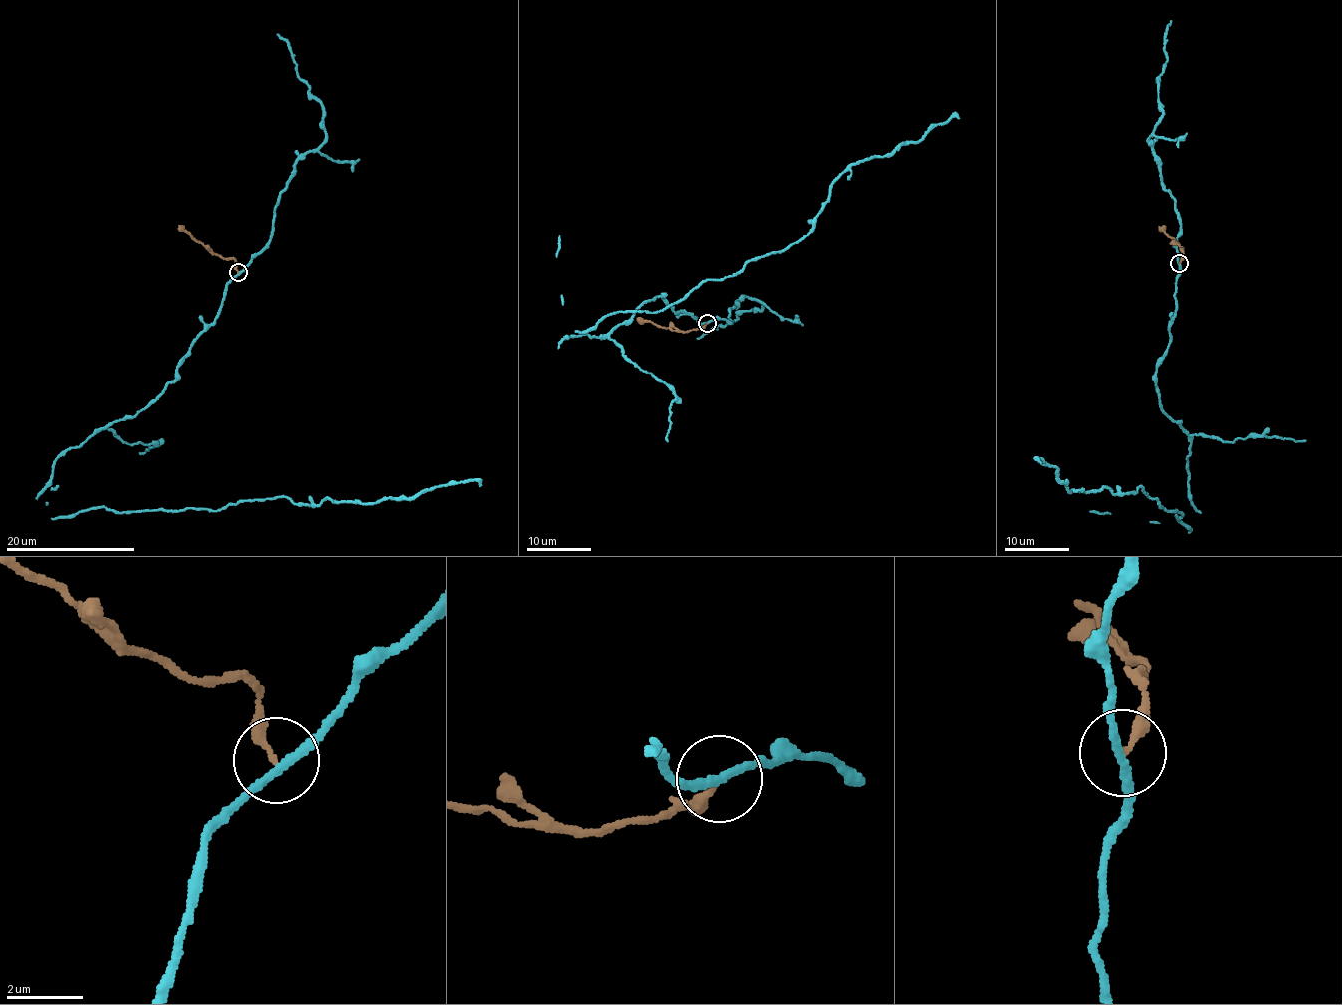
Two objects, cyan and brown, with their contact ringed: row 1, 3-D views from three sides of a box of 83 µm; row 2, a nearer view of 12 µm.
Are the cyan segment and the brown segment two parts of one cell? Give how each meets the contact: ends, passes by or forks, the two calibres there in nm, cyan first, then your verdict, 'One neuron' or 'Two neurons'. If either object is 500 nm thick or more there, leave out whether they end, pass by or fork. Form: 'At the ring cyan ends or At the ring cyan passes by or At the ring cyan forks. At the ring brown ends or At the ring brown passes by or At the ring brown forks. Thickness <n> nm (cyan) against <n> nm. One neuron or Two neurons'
At the ring cyan passes by. At the ring brown ends. Thickness 200 nm (cyan) against 180 nm. Two neurons

